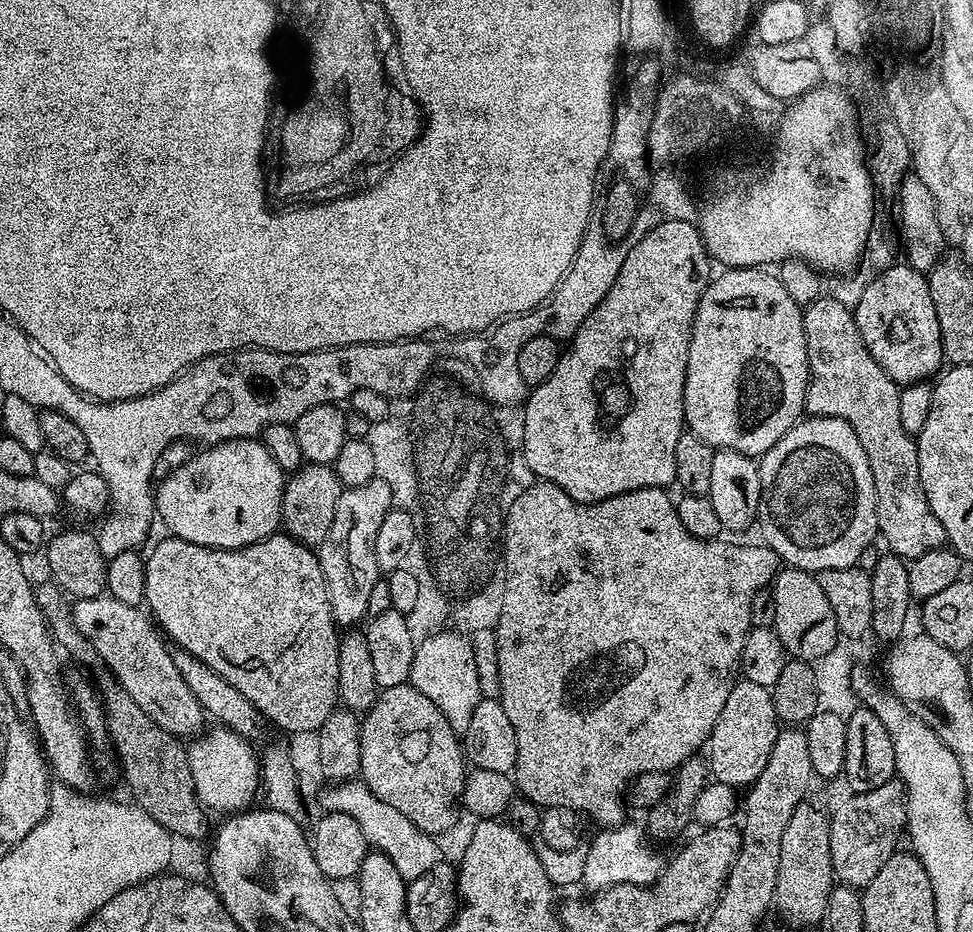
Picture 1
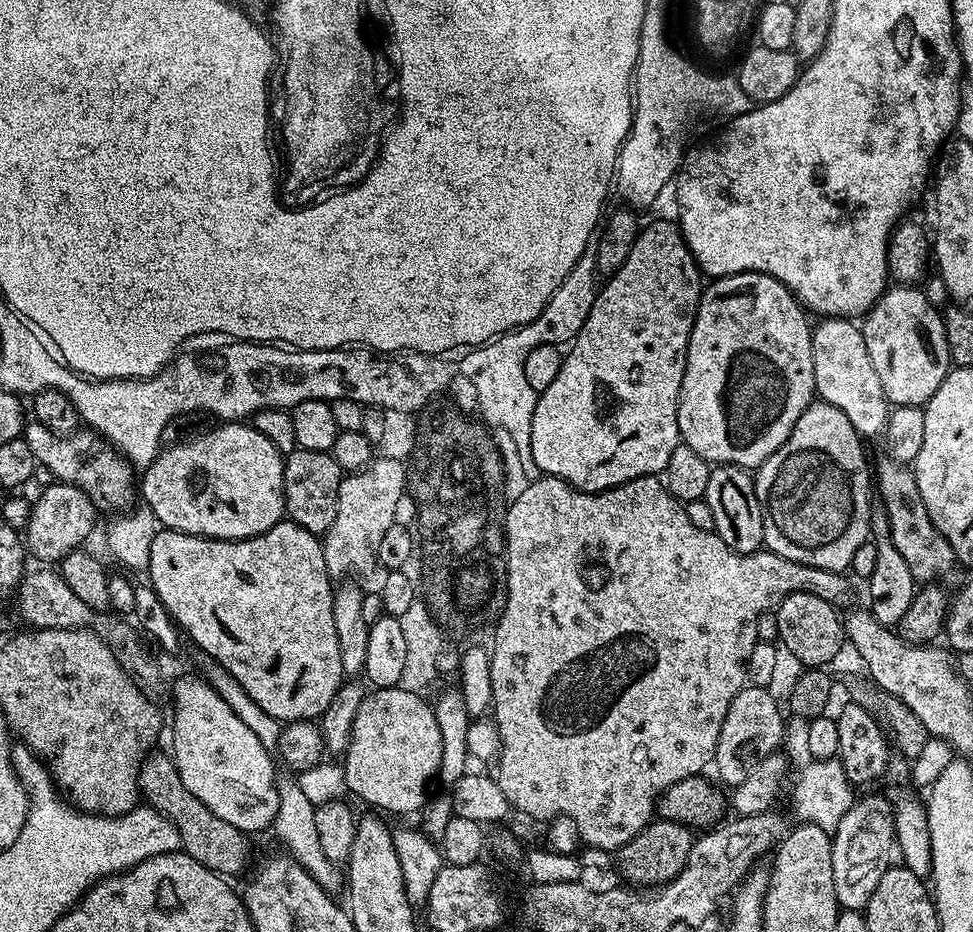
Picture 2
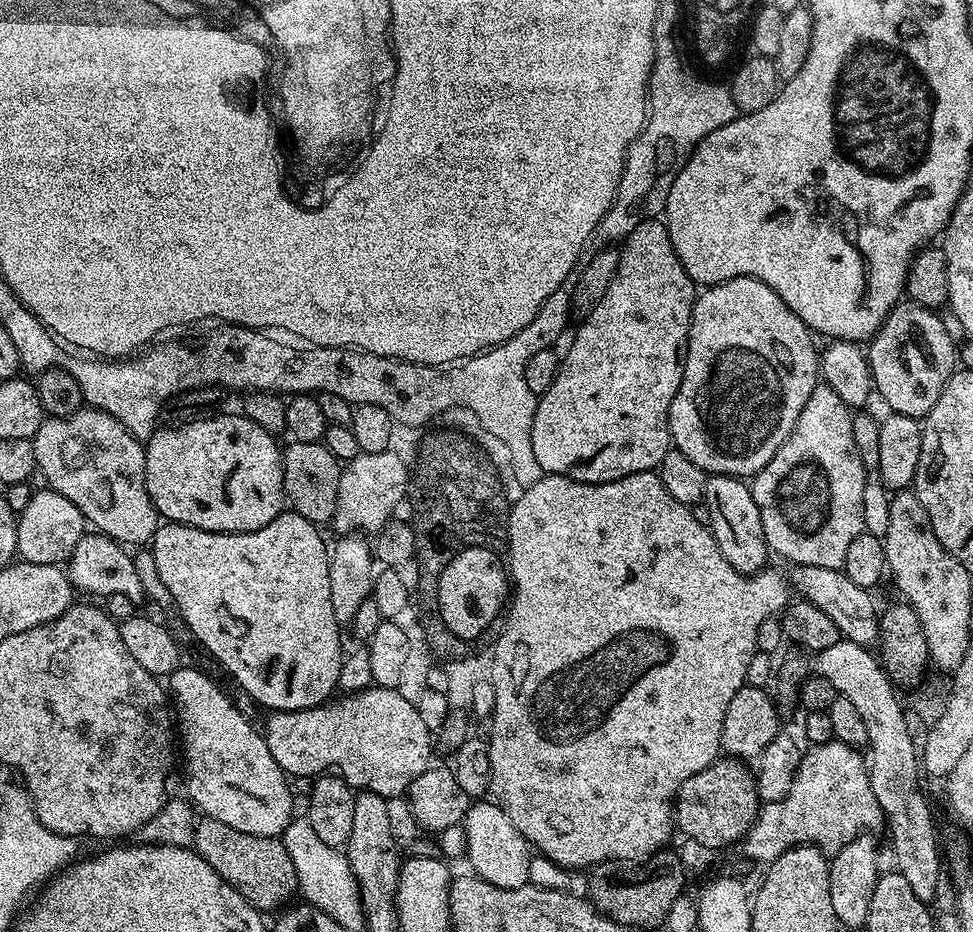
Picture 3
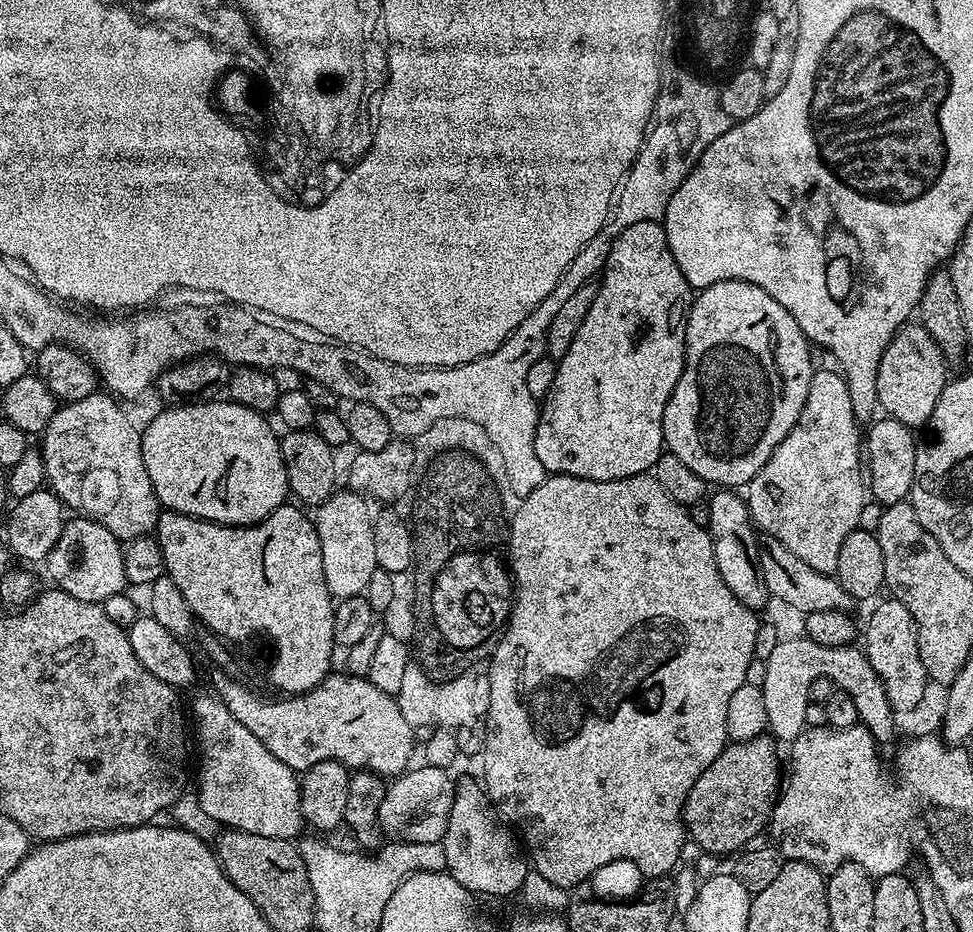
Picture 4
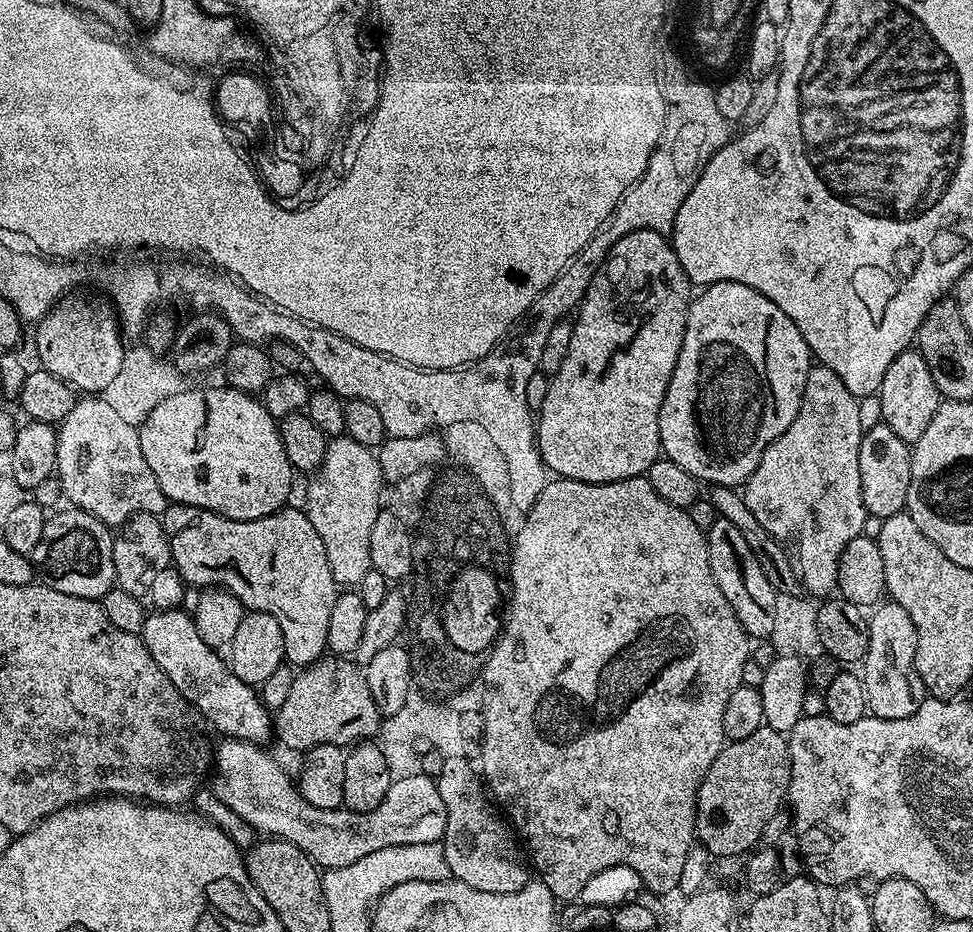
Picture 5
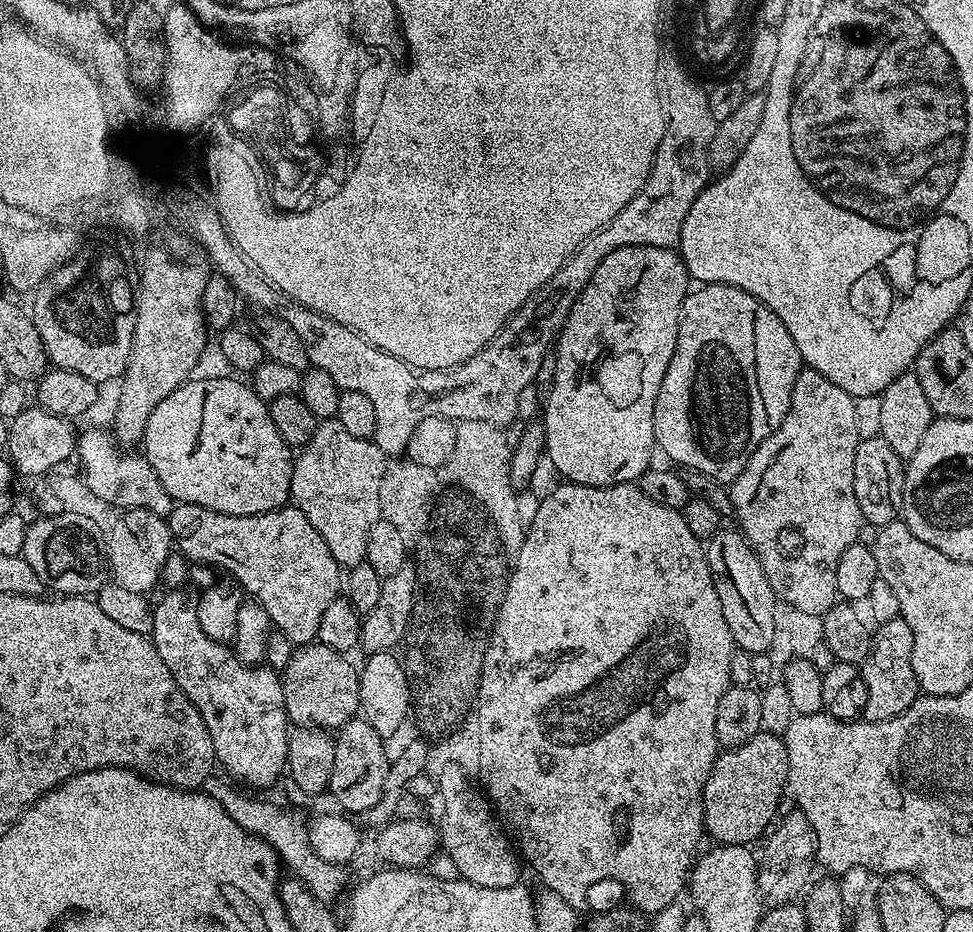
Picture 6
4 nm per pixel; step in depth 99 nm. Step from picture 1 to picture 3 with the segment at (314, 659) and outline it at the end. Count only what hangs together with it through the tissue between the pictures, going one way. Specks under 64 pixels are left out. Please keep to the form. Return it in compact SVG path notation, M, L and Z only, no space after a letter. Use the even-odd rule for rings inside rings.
M281 511L266 526L253 532L207 532L201 528L191 528L189 524L164 522L157 527L150 541L150 551L158 566L158 574L162 582L166 582L166 590L173 595L175 611L184 620L184 627L189 633L196 635L196 640L240 683L239 691L249 696L262 709L272 712L307 712L317 708L329 699L331 692L337 691L338 670L342 659L340 652L340 632L342 625L334 618L334 606L330 606L330 555L329 545L324 545L320 537L321 529L297 512Z

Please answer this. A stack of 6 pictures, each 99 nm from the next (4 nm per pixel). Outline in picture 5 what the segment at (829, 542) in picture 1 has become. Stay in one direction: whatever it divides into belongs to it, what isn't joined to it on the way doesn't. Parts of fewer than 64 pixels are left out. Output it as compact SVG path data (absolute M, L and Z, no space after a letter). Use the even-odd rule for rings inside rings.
M812 367L802 390L802 406L798 406L794 422L790 422L786 431L765 450L742 488L746 506L750 506L754 518L758 518L758 522L762 522L762 526L766 526L766 530L770 530L773 538L783 546L802 588L804 584L806 591L819 598L827 597L836 588L842 552L846 544L864 530L866 513L862 502L862 478L858 474L858 450L866 424L860 421L860 404L858 397L846 390L846 382L842 382L834 370Z

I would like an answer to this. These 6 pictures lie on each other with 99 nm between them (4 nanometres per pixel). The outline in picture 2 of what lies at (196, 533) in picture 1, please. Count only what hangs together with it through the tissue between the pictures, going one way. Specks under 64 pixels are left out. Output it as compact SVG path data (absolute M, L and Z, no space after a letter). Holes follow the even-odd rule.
M220 422L209 432L184 440L173 448L165 447L143 473L138 492L149 513L161 520L165 529L203 536L213 540L248 540L270 530L285 519L285 457L263 434L248 422Z

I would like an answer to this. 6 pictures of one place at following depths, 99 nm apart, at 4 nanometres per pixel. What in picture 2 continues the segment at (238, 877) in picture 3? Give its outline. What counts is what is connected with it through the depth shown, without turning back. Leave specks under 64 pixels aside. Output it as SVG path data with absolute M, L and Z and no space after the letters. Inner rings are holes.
M159 750L145 756L140 764L140 795L147 807L161 812L174 826L180 835L180 847L190 858L202 862L212 872L218 872L225 878L233 878L244 868L248 856L249 837L242 830L230 826L230 822L222 822L218 814L208 807L202 806L178 776L178 766L171 755L164 756Z

